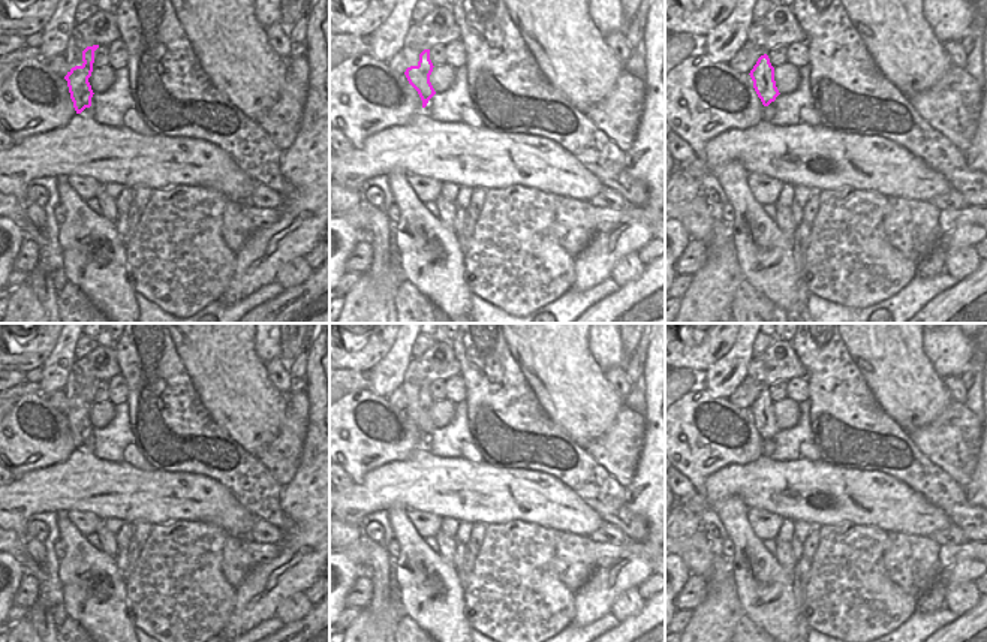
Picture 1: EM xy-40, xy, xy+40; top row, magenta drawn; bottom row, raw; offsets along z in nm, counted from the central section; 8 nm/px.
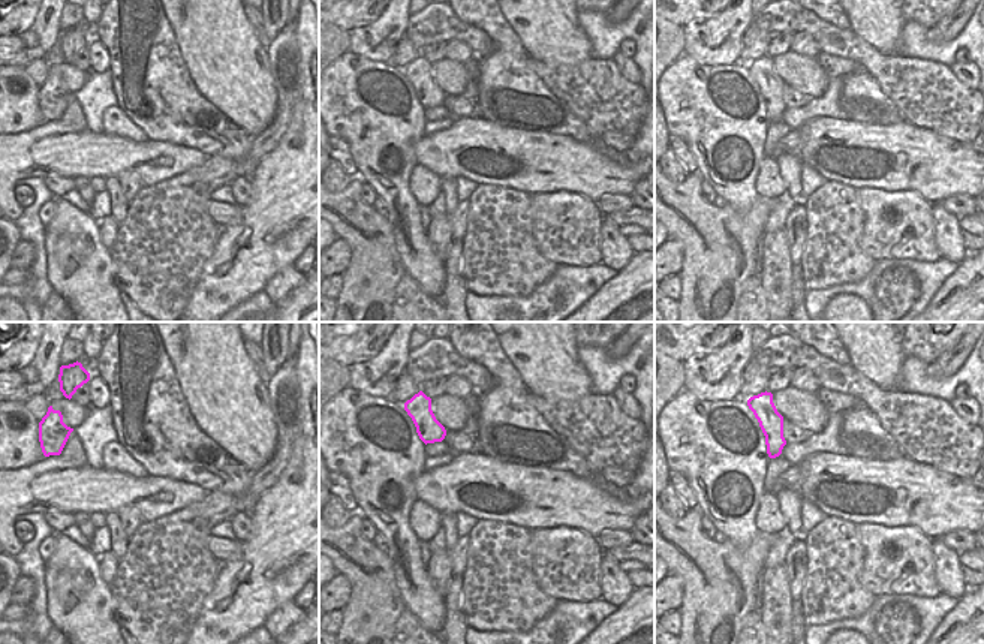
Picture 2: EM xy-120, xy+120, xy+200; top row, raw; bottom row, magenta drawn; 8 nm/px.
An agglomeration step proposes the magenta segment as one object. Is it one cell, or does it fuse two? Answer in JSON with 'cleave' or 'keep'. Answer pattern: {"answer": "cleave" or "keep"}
{"answer": "cleave"}

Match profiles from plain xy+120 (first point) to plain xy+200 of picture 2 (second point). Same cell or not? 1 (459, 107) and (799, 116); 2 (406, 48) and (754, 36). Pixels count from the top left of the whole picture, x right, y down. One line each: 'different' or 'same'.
1: different
2: same

